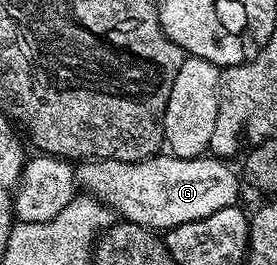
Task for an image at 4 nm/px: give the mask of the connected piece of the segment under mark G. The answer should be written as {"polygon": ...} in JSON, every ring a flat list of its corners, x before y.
{"polygon":[[160,152,140,162,97,158,78,163,75,181,80,191,111,207,122,221,166,232,177,228,177,224,213,216,220,208,229,208,240,201,240,175,227,166,230,165,226,161,214,156,177,158,170,152]]}

